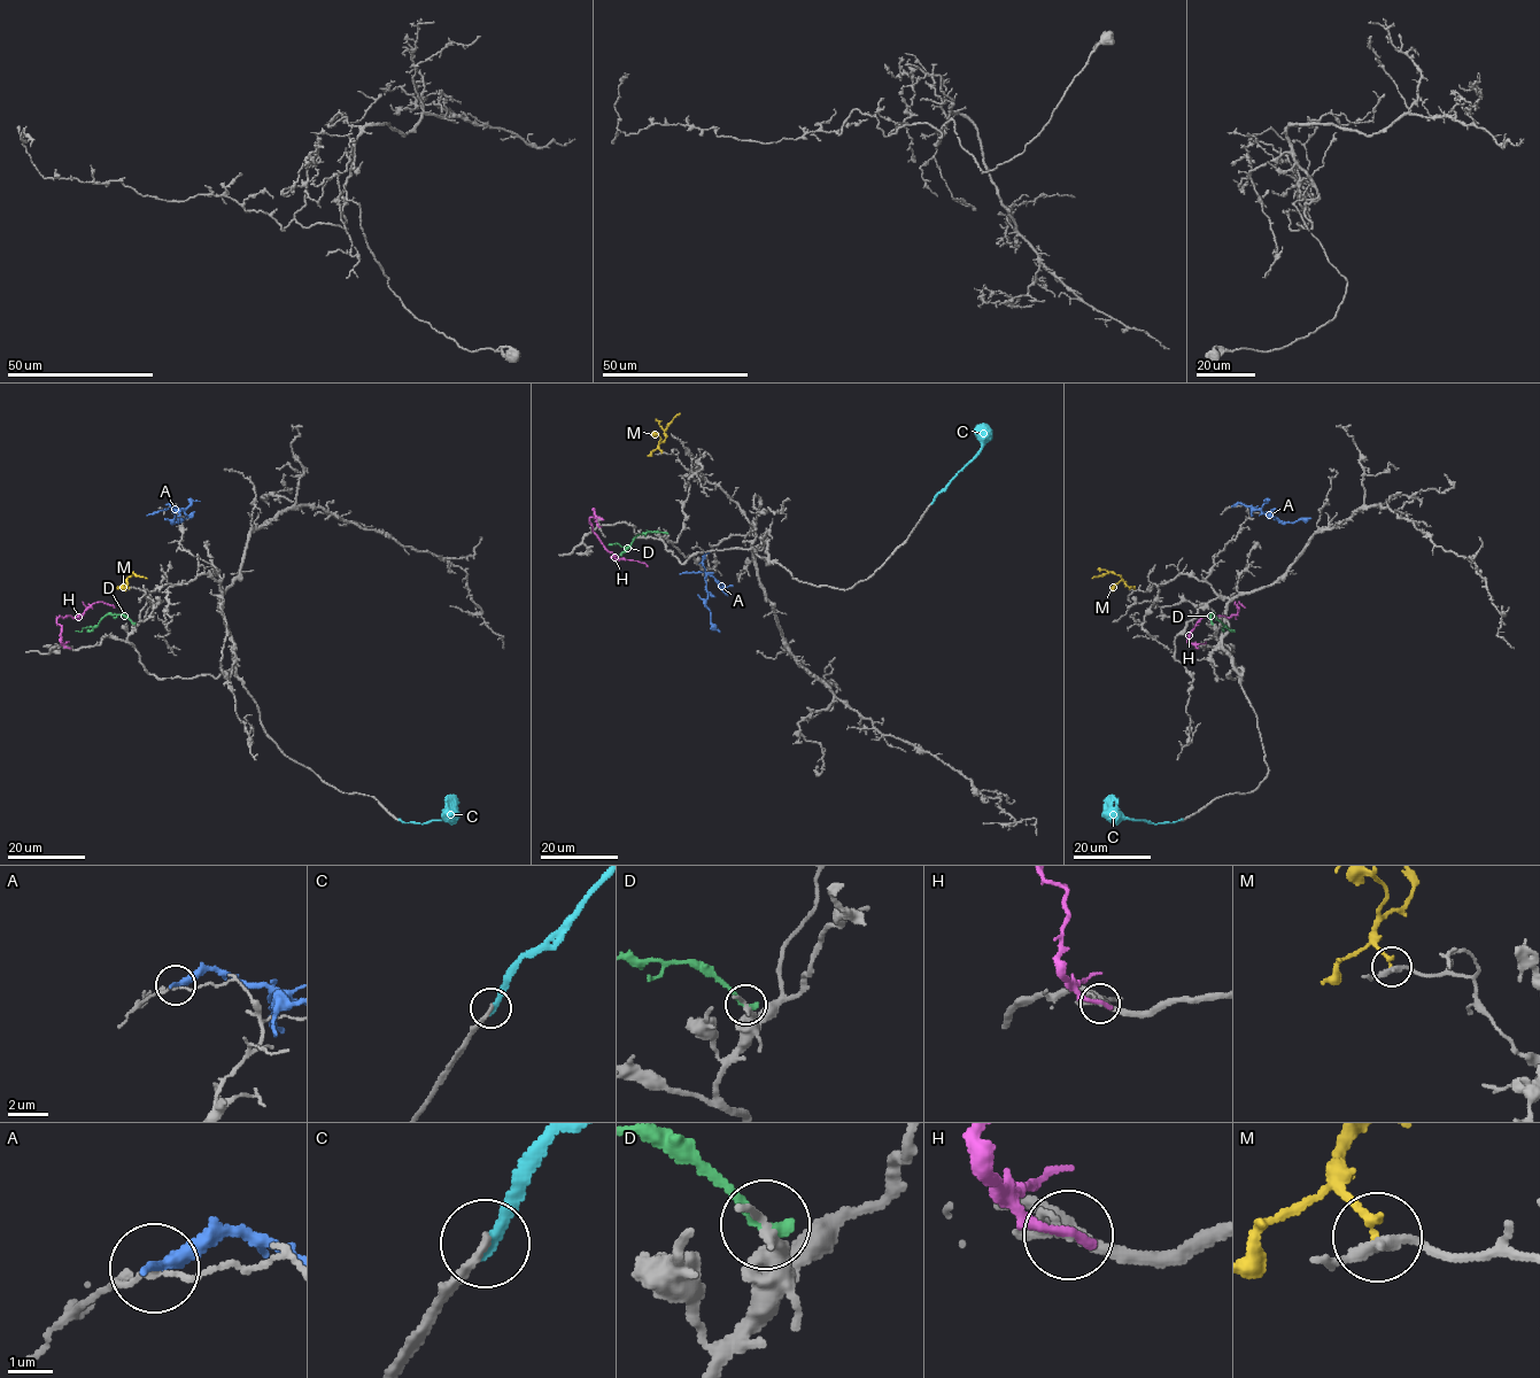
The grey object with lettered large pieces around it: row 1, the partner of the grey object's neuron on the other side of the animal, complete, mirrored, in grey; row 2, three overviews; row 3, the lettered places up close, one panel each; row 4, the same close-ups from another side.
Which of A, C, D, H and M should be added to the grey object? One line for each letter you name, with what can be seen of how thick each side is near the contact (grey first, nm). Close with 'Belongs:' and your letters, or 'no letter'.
Belongs: no letter

